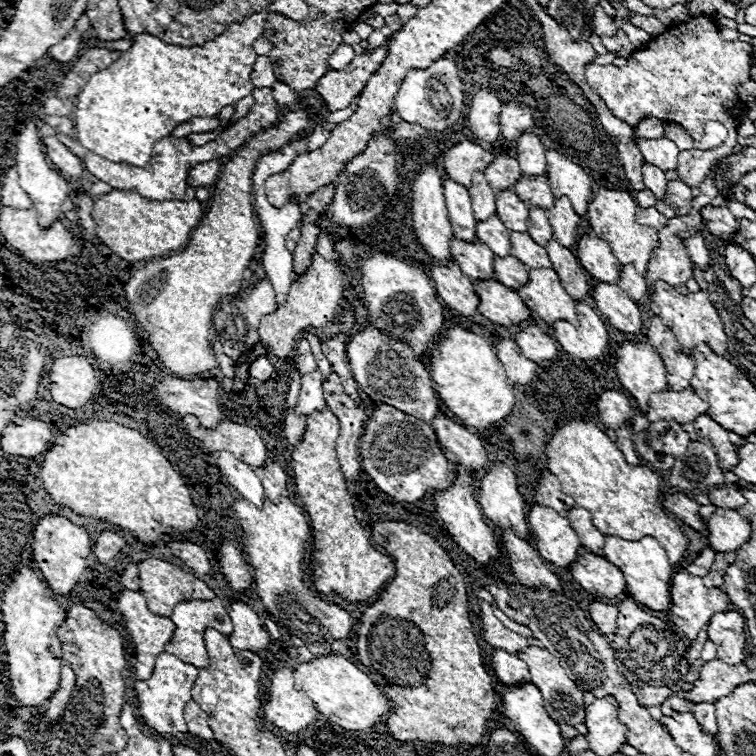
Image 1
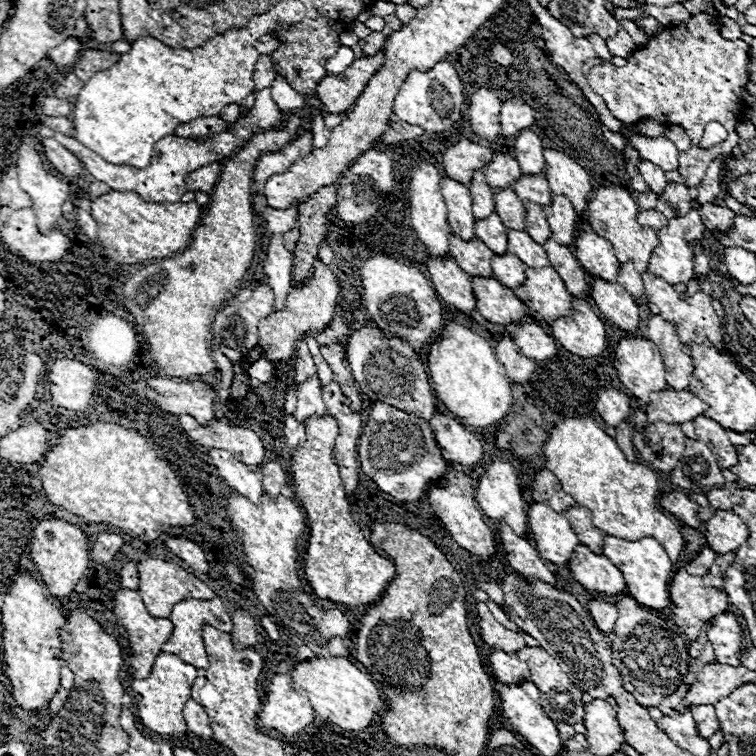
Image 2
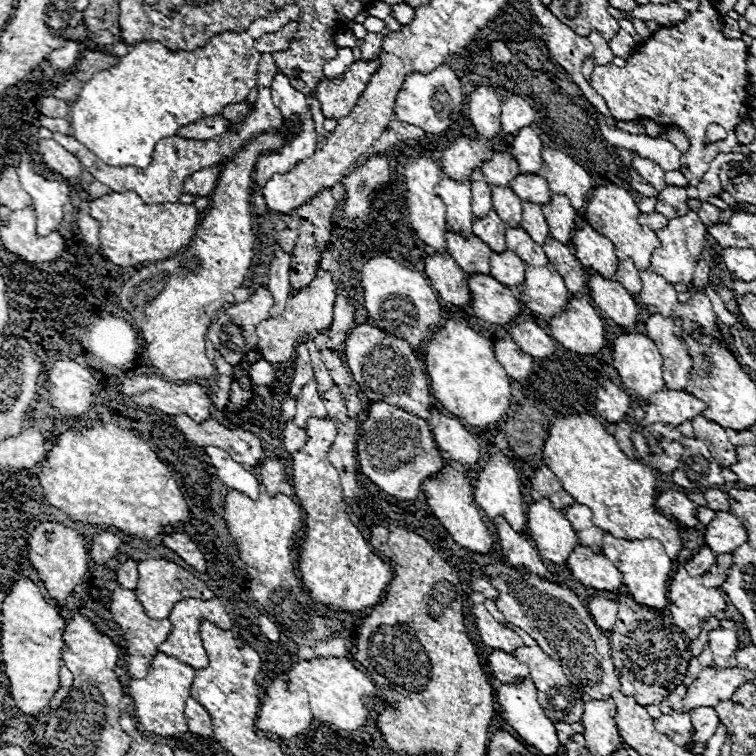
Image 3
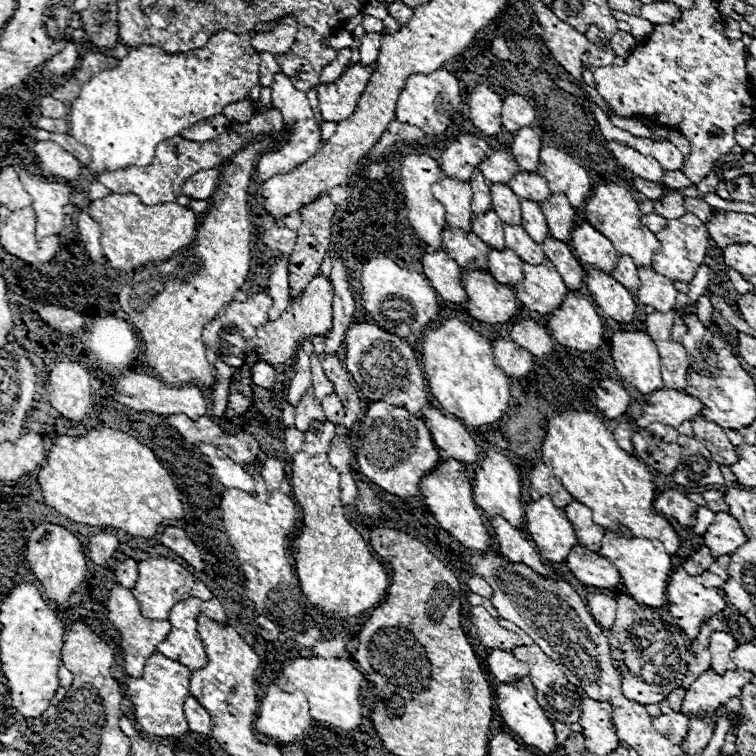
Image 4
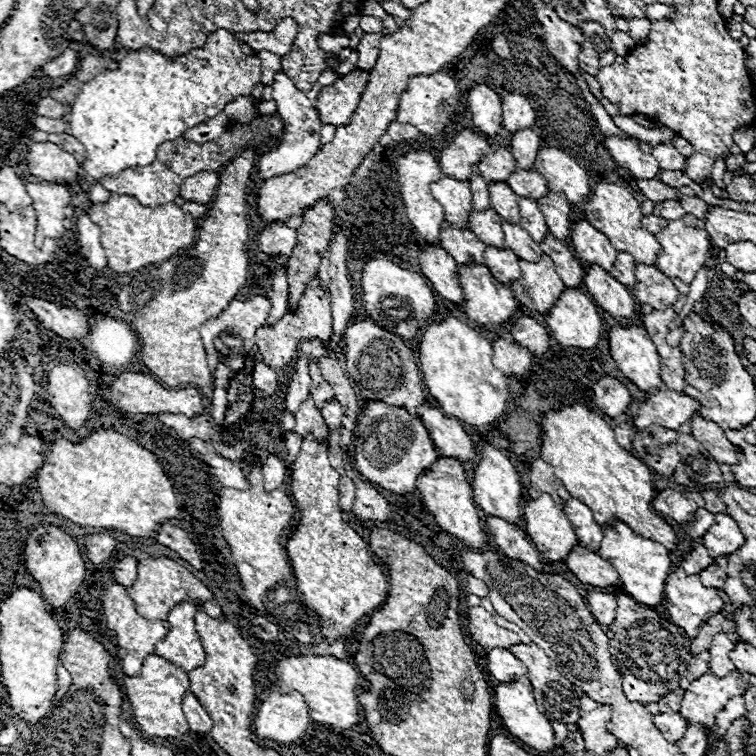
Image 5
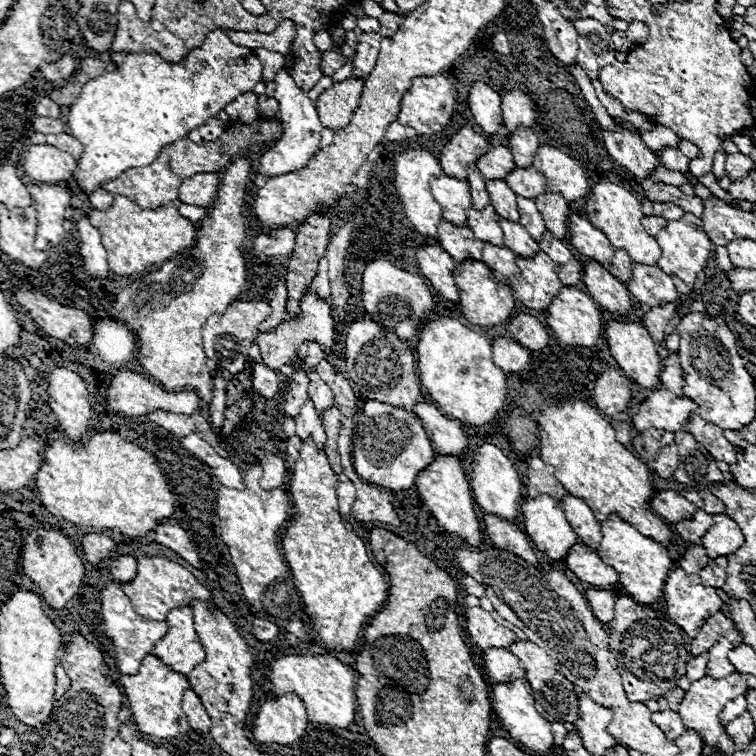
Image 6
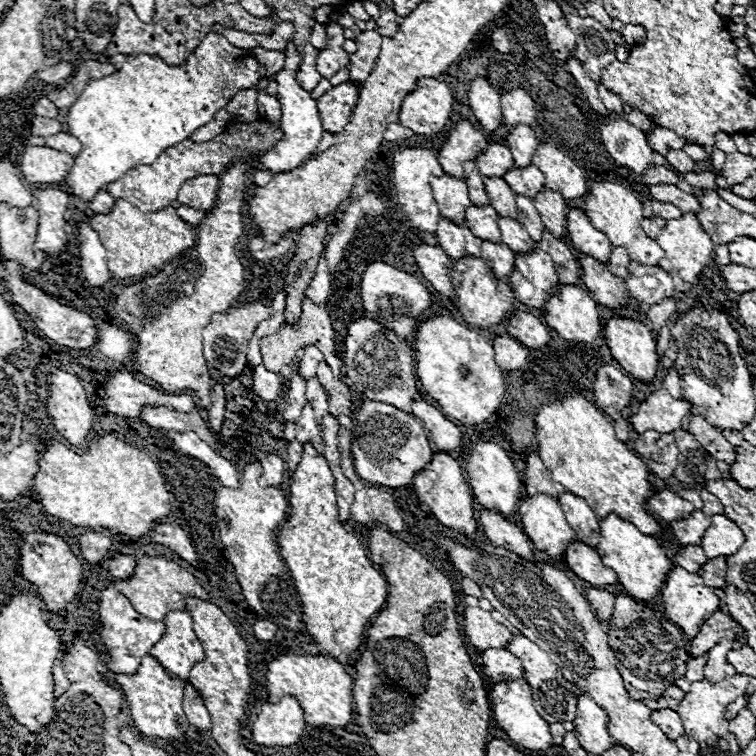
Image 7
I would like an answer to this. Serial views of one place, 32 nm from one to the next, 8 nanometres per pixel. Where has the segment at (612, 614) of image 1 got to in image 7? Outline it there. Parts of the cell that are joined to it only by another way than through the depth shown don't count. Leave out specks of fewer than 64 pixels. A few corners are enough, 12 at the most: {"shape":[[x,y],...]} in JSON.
{"shape":[[586,588],[594,612],[602,622],[610,620],[614,594],[600,588]]}

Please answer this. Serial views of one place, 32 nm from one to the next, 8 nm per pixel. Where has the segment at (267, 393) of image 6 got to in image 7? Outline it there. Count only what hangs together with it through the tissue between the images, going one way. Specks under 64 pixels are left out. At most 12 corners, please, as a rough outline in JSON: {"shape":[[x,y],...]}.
{"shape":[[264,366],[254,368],[254,394],[272,402],[280,378]]}

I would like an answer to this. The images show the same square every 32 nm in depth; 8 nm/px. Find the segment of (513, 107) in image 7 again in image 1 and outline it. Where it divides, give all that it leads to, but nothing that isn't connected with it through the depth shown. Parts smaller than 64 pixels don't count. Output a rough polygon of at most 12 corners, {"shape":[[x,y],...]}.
{"shape":[[520,102],[502,106],[504,138],[516,140],[532,124],[532,110]]}

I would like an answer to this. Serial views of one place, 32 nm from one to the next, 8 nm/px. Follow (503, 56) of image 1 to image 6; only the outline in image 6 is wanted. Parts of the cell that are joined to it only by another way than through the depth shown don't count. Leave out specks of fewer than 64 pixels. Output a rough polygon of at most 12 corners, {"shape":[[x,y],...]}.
{"shape":[[502,30],[492,36],[492,48],[510,54],[510,42]]}

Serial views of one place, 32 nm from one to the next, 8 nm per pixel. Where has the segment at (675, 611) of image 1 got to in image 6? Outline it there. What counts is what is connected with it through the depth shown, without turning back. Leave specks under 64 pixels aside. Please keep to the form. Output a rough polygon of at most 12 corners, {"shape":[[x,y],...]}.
{"shape":[[682,568],[668,574],[670,622],[694,638],[722,606],[716,588]]}

